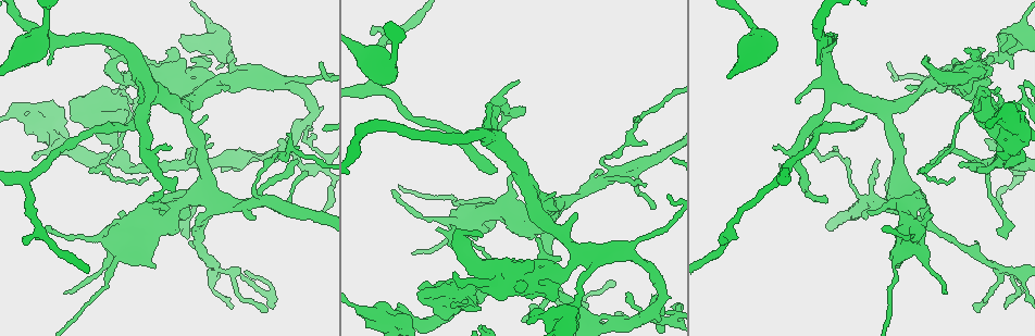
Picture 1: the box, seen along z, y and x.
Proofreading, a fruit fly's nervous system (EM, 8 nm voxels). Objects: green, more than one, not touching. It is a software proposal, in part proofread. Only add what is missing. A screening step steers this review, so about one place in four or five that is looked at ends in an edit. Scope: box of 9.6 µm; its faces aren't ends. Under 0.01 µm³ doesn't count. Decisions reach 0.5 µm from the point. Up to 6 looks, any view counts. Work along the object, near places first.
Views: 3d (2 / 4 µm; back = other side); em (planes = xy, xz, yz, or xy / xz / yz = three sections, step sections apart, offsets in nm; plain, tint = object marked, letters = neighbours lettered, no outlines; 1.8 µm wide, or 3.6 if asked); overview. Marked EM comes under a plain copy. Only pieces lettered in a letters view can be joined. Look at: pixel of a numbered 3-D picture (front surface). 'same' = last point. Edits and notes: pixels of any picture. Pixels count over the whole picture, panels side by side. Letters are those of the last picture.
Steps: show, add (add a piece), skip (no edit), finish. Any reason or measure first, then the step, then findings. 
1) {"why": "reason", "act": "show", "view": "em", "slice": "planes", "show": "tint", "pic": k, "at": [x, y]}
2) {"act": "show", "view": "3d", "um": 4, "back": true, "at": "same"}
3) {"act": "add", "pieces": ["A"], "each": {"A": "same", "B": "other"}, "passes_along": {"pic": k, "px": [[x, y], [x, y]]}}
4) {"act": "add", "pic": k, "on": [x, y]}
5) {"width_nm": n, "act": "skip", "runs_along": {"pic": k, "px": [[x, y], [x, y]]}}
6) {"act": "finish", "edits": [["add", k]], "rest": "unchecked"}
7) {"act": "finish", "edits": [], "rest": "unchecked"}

{"why": "sudden change in width", "act": "show", "view": "3d", "um": 4, "pic": 1, "at": [464, 217]}

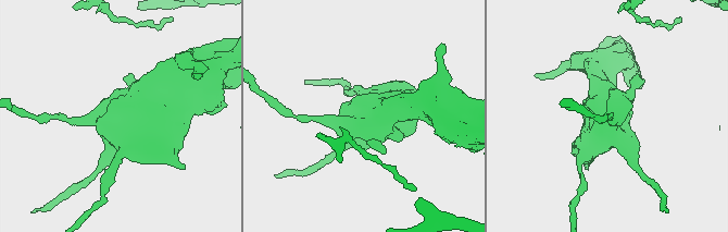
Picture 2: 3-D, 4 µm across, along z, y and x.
{"why": "now the EM", "act": "show", "view": "em", "um": 3.6, "slice": "planes", "show": "letters", "pic": 2, "at": [607, 131]}

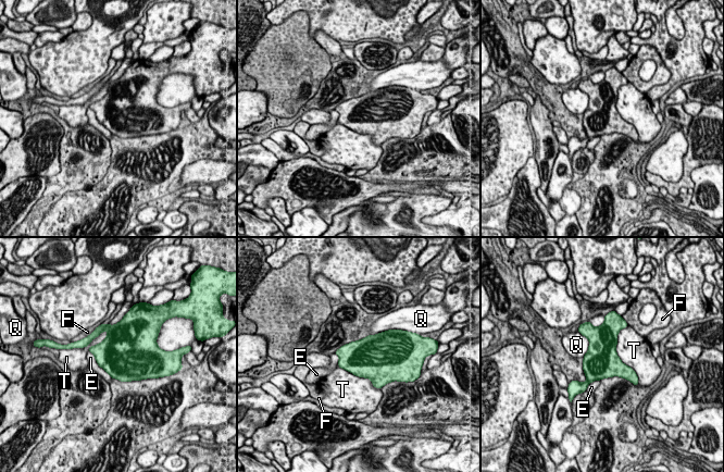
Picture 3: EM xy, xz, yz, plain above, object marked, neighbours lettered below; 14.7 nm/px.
{"width_nm": 500, "act": "skip", "each": {"E": "other", "F": "other", "Q": "other", "T": "other"}, "border": {"pic": 3, "px": [[108, 332], [103, 331], [79, 348]]}, "found": "no lettered piece goes on from it"}

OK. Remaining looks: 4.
{"why": "a fork", "act": "show", "view": "3d", "um": 4, "back": true, "pic": 1, "at": [640, 321]}

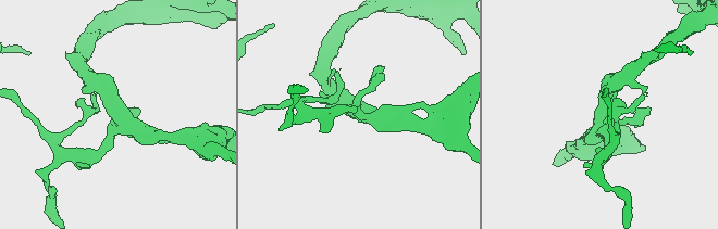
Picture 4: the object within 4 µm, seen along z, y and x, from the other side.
{"why": "need the tissue", "act": "show", "view": "em", "slice": "planes", "show": "letters", "pic": 4, "at": [600, 116]}

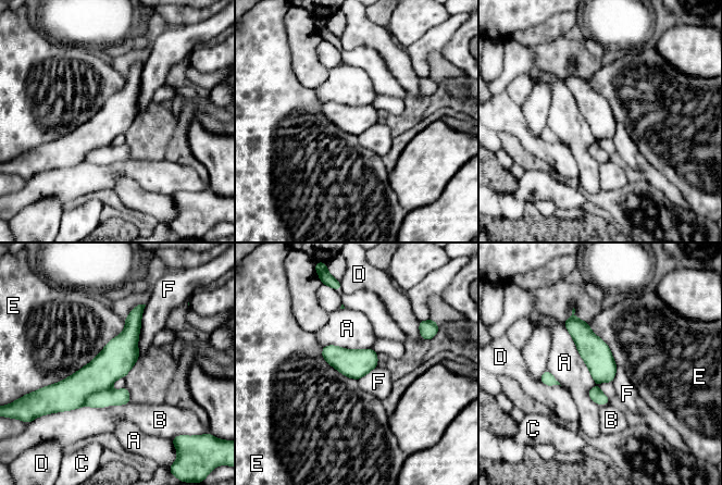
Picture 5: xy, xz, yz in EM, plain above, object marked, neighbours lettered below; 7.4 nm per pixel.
{"longest_contact_nm": ["E", 600], "act": "skip", "each": {"A": "other", "B": "other", "C": "other", "D": "other", "E": "other", "F": "other"}, "border": {"pic": 5, "px": [[146, 305], [138, 336], [138, 357]]}, "found": "no lettered piece goes on from it"}

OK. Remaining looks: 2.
{"why": "an open end", "act": "show", "view": "3d", "um": 4, "back": true, "pic": 1, "at": [523, 107]}

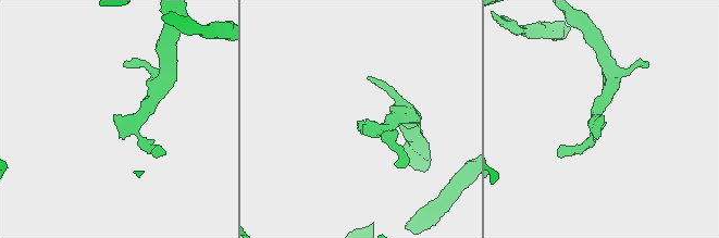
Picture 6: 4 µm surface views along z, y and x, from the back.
{"act": "show", "view": "em", "slice": "planes", "show": "letters", "pic": 6, "at": [602, 116]}

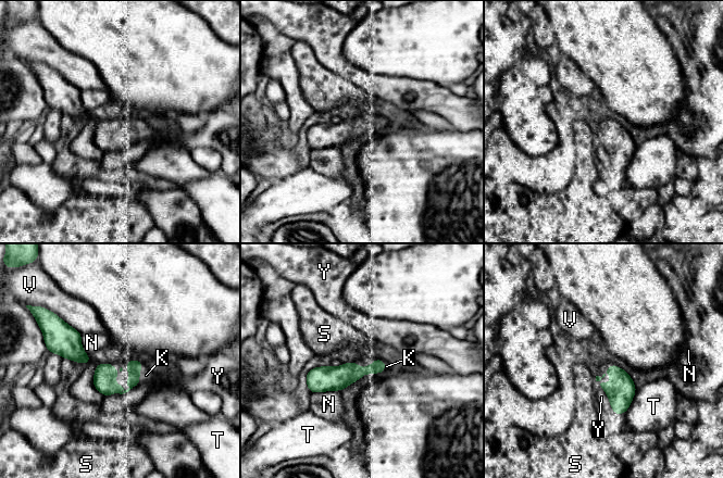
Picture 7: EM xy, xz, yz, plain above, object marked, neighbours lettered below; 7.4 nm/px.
{"act": "add", "pieces": ["K"], "each": {"K": "same", "N": "other", "S": "other", "T": "other", "V": "other", "Y": "other"}, "found": "the neuron continues"}

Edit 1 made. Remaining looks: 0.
{"act": "finish", "edits": [["add", 7]], "rest": "unchecked"}

